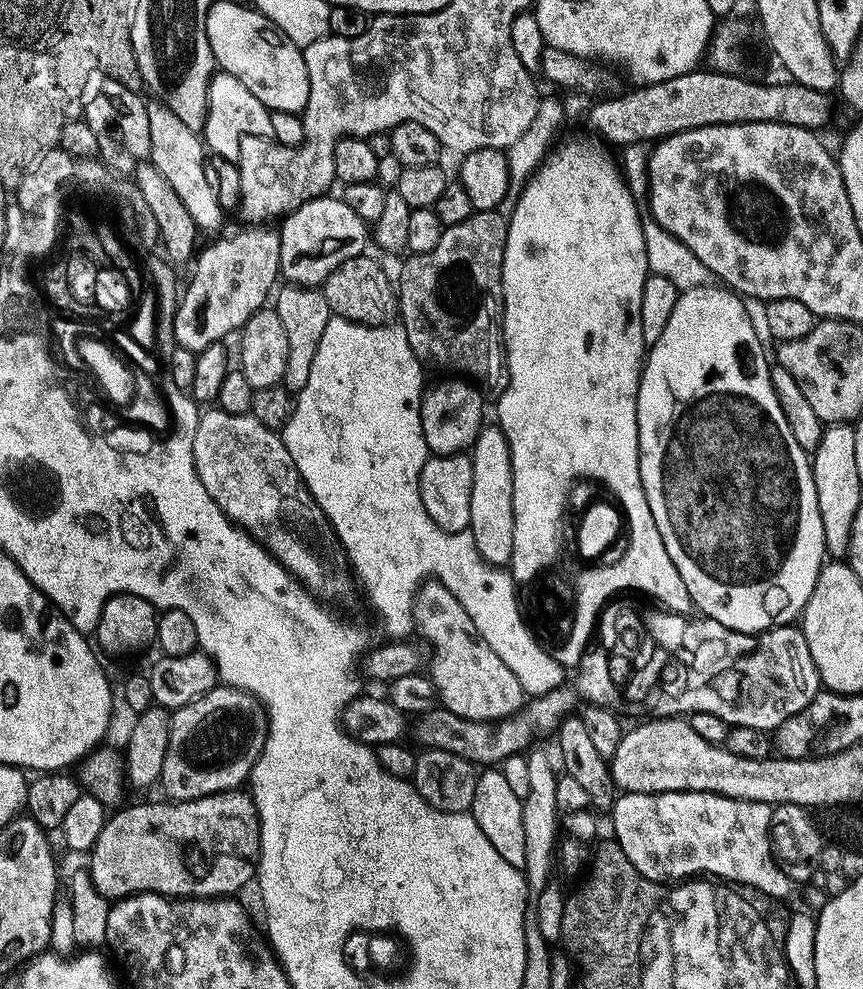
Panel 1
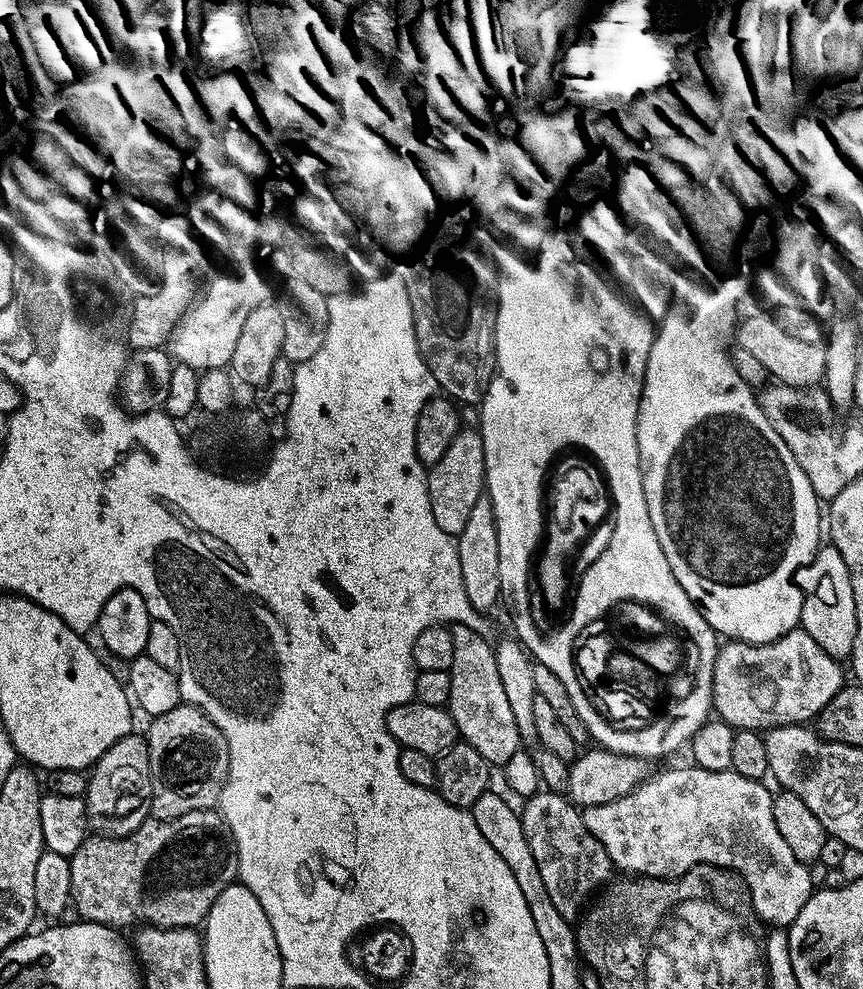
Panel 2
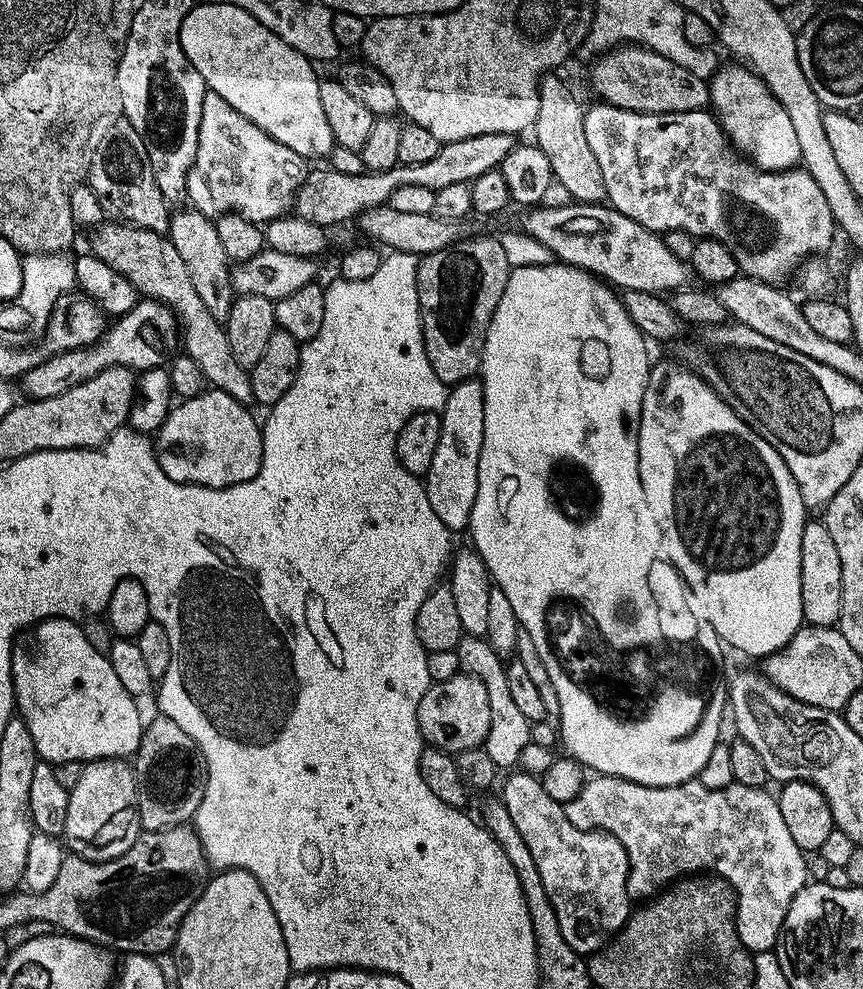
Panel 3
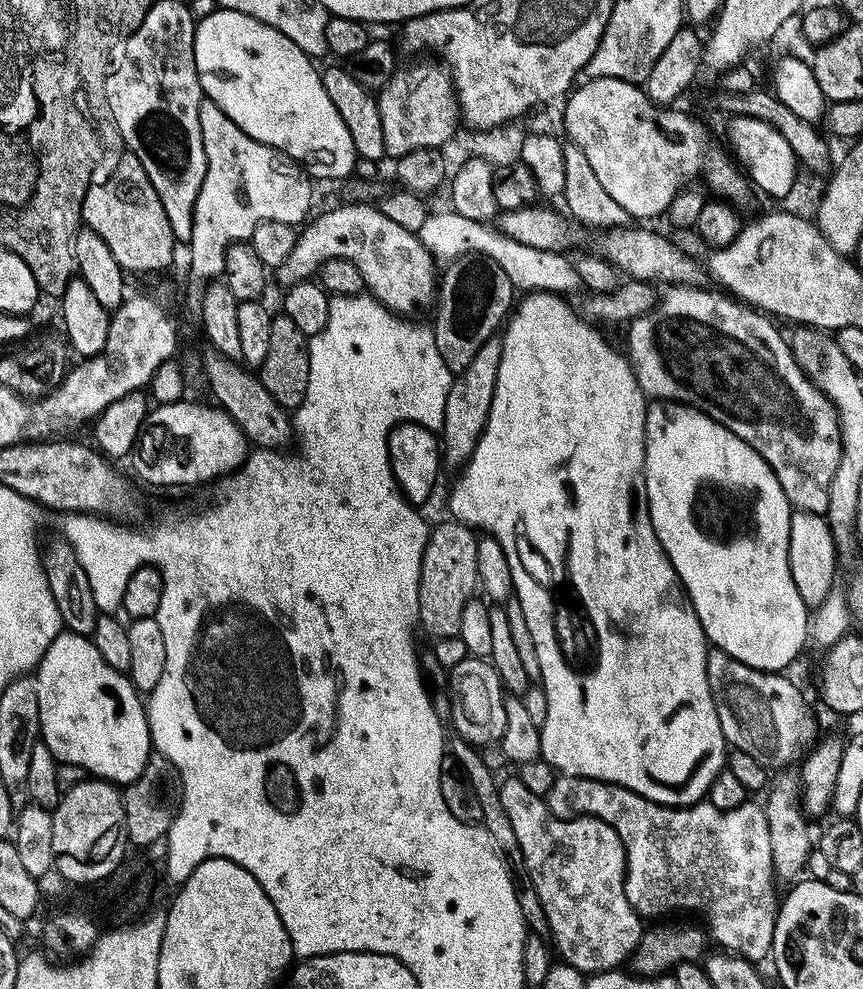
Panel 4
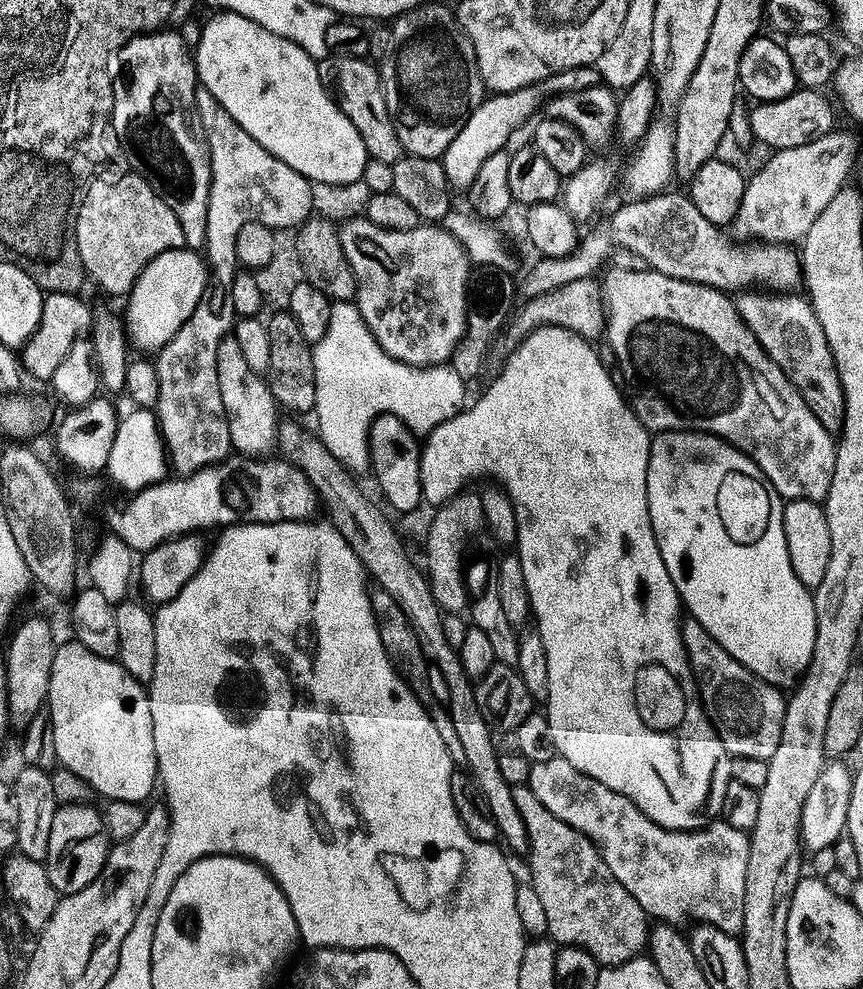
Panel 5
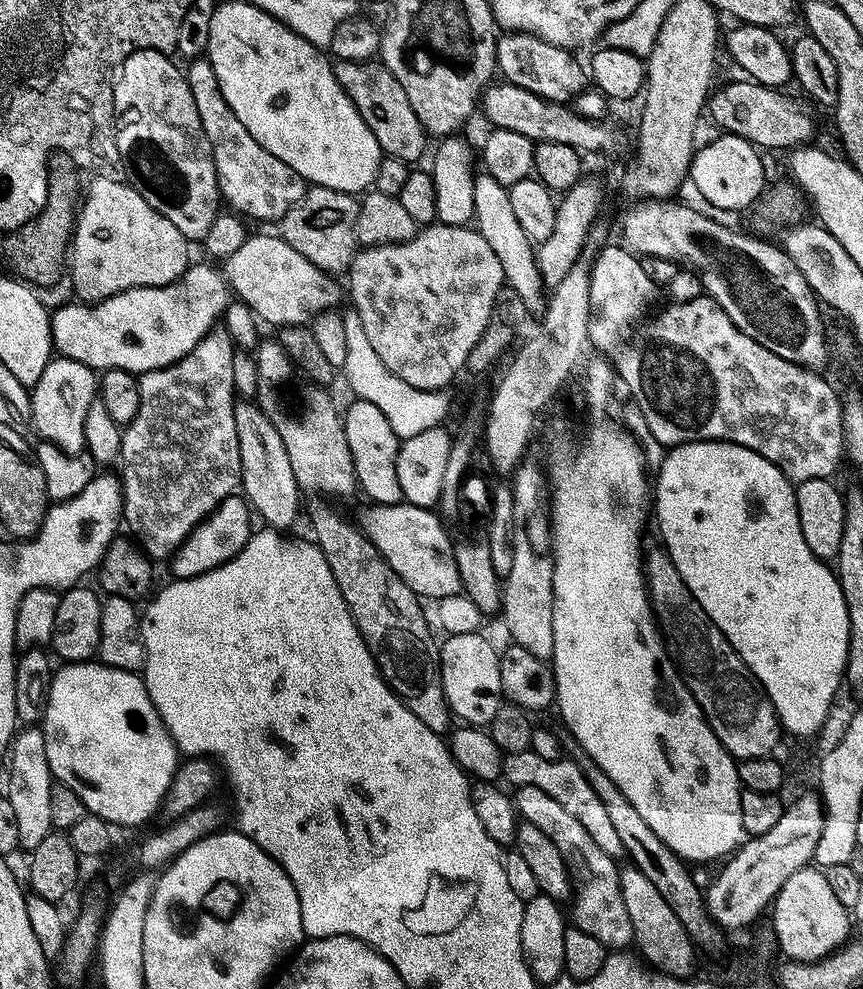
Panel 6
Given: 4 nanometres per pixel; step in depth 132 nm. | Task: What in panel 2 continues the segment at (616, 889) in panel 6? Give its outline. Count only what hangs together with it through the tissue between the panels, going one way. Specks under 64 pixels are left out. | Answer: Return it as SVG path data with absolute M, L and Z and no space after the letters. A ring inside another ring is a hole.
M540 790L525 799L522 806L524 810L522 808L519 813L522 828L542 874L543 885L562 918L575 921L585 911L590 897L613 879L614 865L610 854L606 854L606 846L586 830L581 809L567 795Z

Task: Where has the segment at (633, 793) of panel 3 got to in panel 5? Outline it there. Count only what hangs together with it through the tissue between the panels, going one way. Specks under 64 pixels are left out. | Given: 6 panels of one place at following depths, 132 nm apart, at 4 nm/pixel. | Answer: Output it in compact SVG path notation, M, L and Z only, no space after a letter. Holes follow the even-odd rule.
M554 754L546 762L532 765L528 788L534 790L538 802L562 818L574 830L586 834L596 842L610 874L626 886L626 890L655 921L684 926L687 920L696 924L709 924L734 937L744 931L744 903L746 902L746 866L750 858L749 833L730 826L723 818L713 819L702 828L663 828L645 812L638 810L630 798L602 786L582 770L570 766L559 754Z

